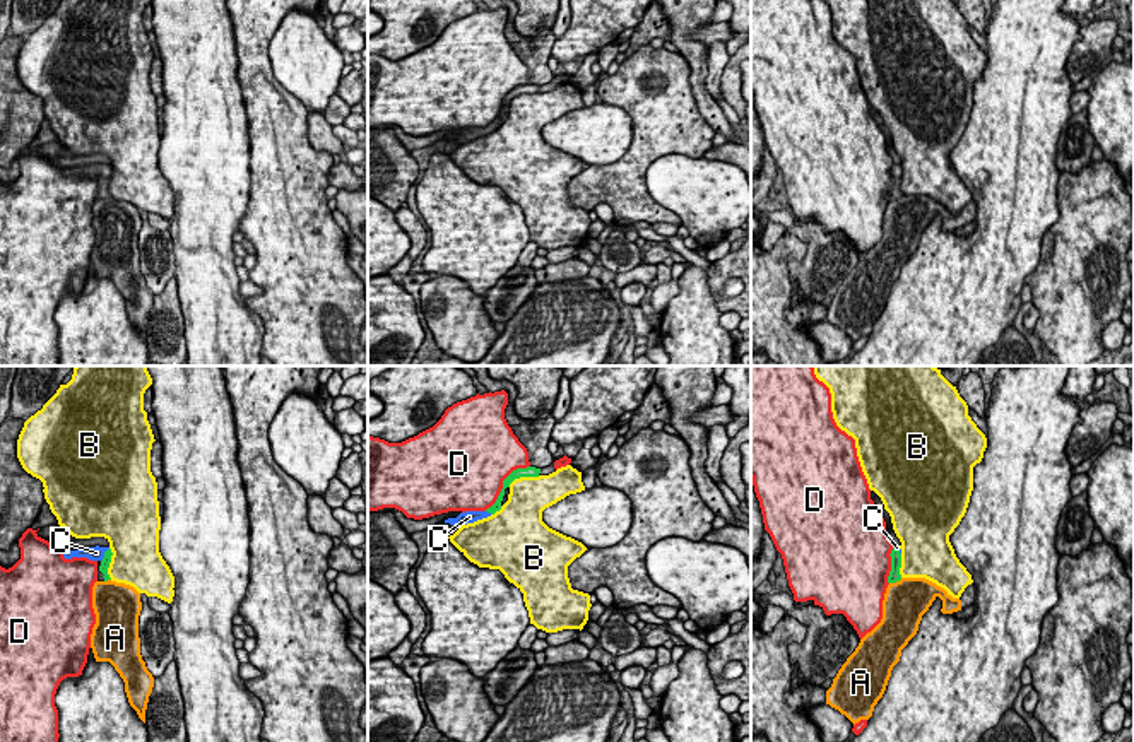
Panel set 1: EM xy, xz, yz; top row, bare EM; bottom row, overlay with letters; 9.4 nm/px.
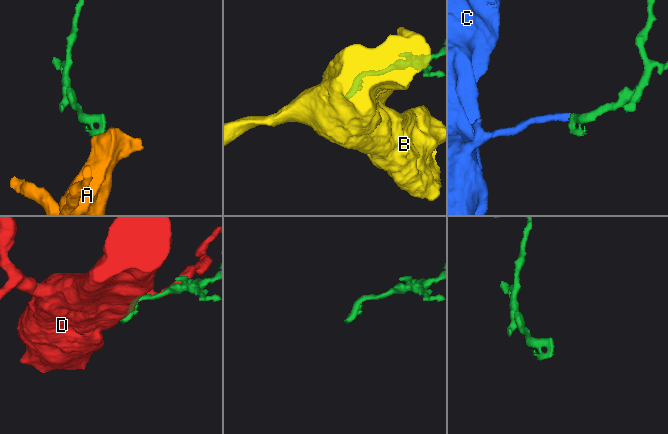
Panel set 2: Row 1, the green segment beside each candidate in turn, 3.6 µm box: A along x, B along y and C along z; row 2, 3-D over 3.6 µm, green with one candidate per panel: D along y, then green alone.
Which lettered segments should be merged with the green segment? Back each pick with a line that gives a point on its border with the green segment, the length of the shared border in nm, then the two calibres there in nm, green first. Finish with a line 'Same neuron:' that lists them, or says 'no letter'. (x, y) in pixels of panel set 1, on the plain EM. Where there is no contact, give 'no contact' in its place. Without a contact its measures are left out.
C: meets green in xy at (105, 171); contact 160 nm long; 90 nm thick on the green side, 130 nm on the other
Same neuron: C

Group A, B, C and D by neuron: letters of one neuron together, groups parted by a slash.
A / B / C / D

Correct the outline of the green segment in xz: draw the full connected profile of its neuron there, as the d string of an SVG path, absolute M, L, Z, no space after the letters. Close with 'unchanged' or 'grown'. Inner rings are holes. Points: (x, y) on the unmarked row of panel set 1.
M527 84L527 85L513 87L503 97L503 106L501 106L496 120L491 125L487 125L486 128L465 128L465 130L460 130L457 135L445 137L445 140L450 140L450 142L467 142L467 140L474 140L477 137L482 137L482 135L487 135L487 133L494 132L496 128L501 127L501 118L503 118L503 113L505 113L505 106L510 104L510 101L515 96L520 96L520 94L539 94L539 91L540 91L540 85L535 85L535 84Z | grown

